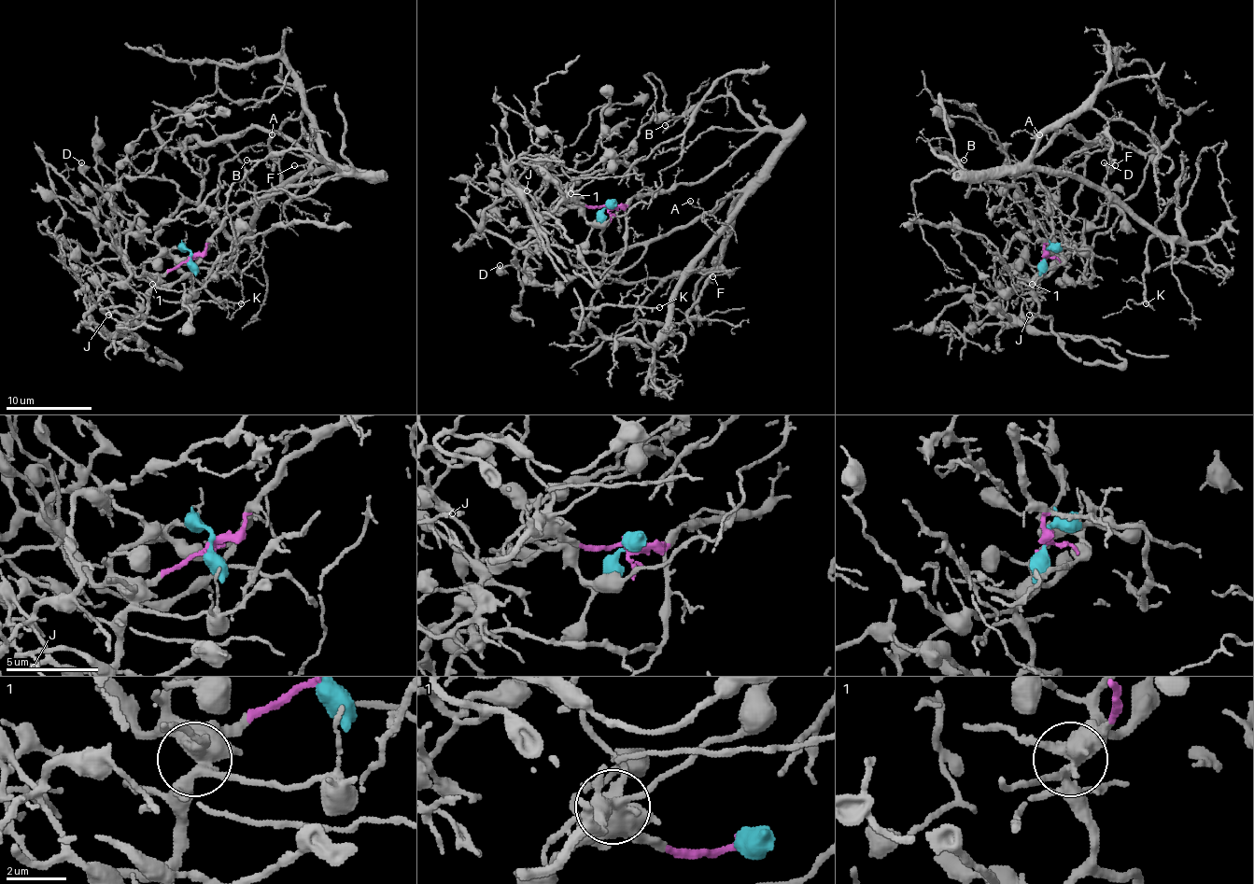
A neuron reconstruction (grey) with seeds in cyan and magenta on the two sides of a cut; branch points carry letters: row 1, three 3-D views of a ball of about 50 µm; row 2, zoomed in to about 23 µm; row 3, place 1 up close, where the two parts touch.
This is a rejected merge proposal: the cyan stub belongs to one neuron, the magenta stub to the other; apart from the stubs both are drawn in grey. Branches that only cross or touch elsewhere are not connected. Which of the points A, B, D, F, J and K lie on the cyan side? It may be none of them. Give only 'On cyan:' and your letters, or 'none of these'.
On cyan: D, J

